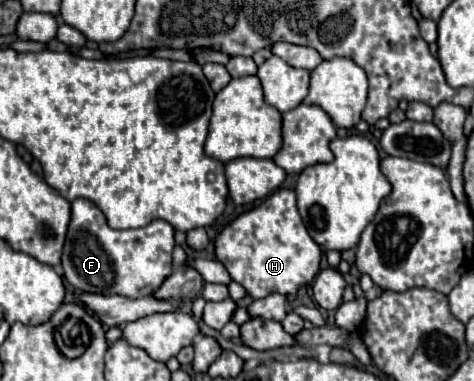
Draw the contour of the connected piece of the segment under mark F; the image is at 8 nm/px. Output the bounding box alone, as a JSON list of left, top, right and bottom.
[63,198,175,298]

